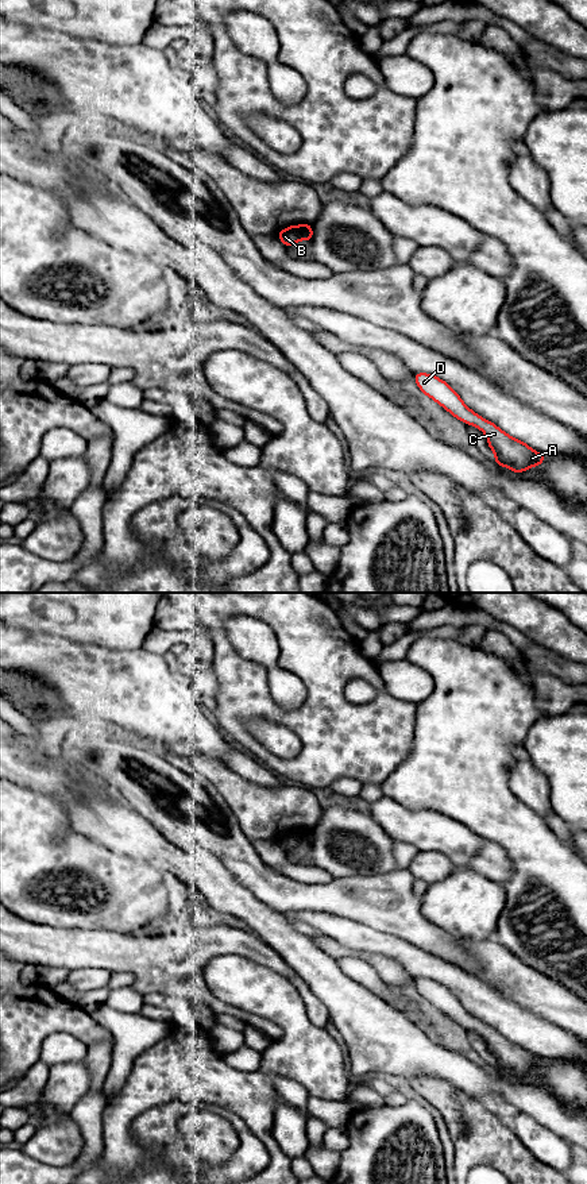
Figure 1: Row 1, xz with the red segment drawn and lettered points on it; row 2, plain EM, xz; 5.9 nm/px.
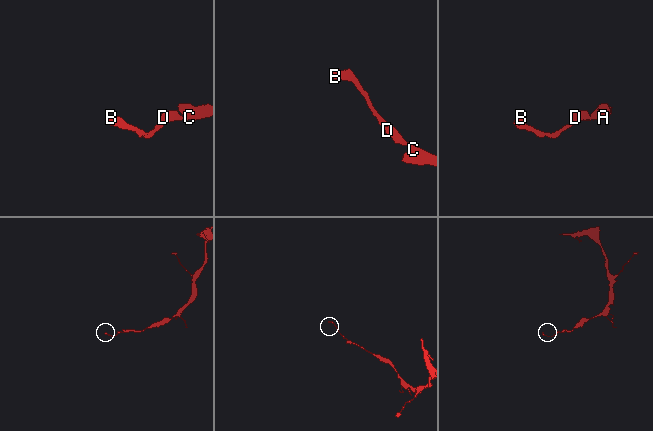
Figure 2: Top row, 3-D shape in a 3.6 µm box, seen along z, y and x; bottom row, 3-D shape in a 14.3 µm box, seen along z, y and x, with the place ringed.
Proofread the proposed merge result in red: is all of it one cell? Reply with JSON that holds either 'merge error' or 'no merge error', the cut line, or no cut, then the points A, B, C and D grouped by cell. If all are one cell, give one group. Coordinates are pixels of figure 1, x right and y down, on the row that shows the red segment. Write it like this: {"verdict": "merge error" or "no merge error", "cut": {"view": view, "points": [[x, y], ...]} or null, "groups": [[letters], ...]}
{"verdict": "no merge error", "cut": null, "groups": [["A", "B", "C", "D"]]}

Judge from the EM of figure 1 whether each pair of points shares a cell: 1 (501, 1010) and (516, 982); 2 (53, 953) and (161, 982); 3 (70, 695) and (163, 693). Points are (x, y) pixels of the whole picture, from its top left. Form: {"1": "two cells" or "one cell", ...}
{"1": "two cells", "2": "one cell", "3": "one cell"}

